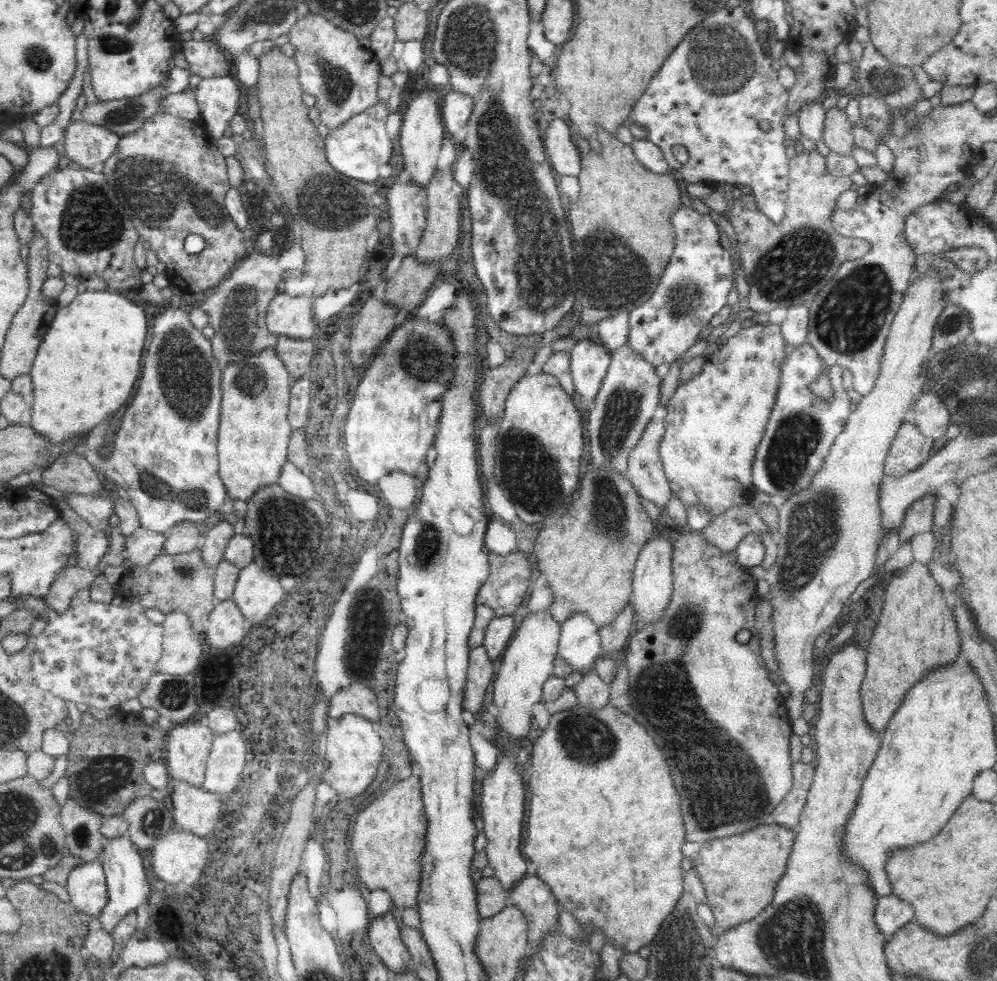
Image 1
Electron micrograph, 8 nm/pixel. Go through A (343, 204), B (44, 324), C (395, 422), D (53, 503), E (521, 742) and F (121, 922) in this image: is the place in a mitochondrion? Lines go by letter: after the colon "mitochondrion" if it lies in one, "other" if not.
A: mitochondrion
B: other
C: other
D: other
E: other
F: other

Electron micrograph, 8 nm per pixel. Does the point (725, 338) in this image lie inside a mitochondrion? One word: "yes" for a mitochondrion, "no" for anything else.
no

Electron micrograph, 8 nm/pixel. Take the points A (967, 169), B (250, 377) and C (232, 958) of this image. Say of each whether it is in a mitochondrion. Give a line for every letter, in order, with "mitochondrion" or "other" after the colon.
A: other
B: mitochondrion
C: other

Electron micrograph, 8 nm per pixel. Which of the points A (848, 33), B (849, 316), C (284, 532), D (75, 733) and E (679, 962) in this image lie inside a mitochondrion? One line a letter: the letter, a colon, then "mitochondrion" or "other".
A: other
B: mitochondrion
C: mitochondrion
D: other
E: mitochondrion

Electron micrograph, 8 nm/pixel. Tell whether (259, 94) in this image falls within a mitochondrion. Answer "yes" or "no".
no

